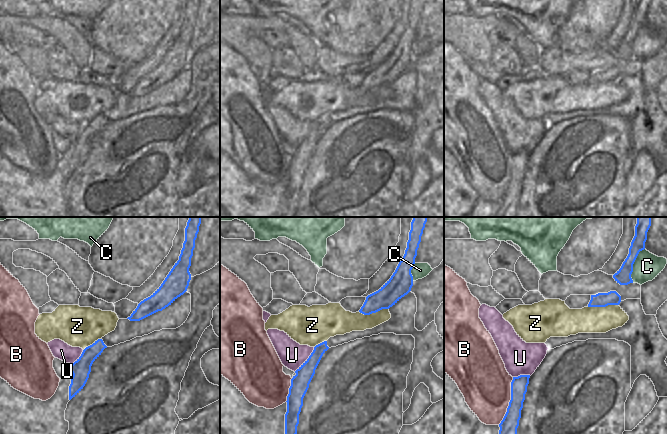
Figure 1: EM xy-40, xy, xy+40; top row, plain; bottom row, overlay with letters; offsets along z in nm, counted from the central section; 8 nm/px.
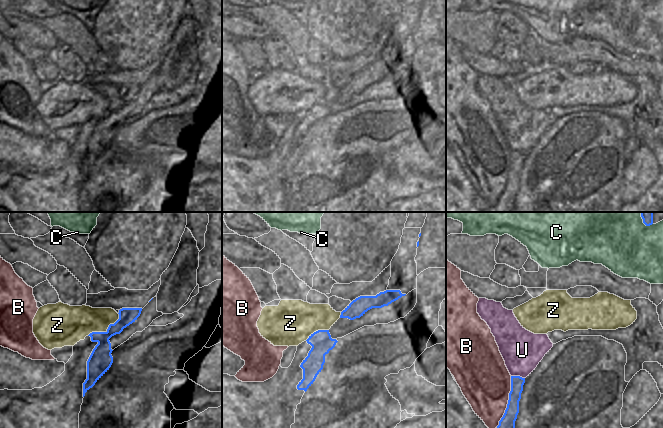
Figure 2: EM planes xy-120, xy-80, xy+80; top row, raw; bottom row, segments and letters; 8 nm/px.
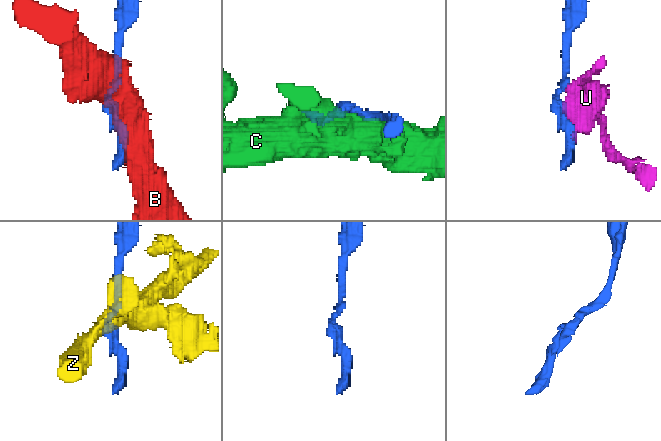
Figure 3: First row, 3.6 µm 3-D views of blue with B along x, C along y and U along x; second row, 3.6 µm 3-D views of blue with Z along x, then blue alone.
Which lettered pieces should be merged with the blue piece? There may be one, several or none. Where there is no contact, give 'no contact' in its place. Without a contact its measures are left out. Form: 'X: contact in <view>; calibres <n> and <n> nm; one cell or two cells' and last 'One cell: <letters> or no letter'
B: contact in xy+40; calibres 140 and 400 nm; two cells
C: contact in xy+40; calibres 120 and 220 nm; two cells
U: contact in xy; calibres 150 and 200 nm; two cells
Z: contact in xy+40; calibres 110 and 200 nm; two cells
One cell: no letter

